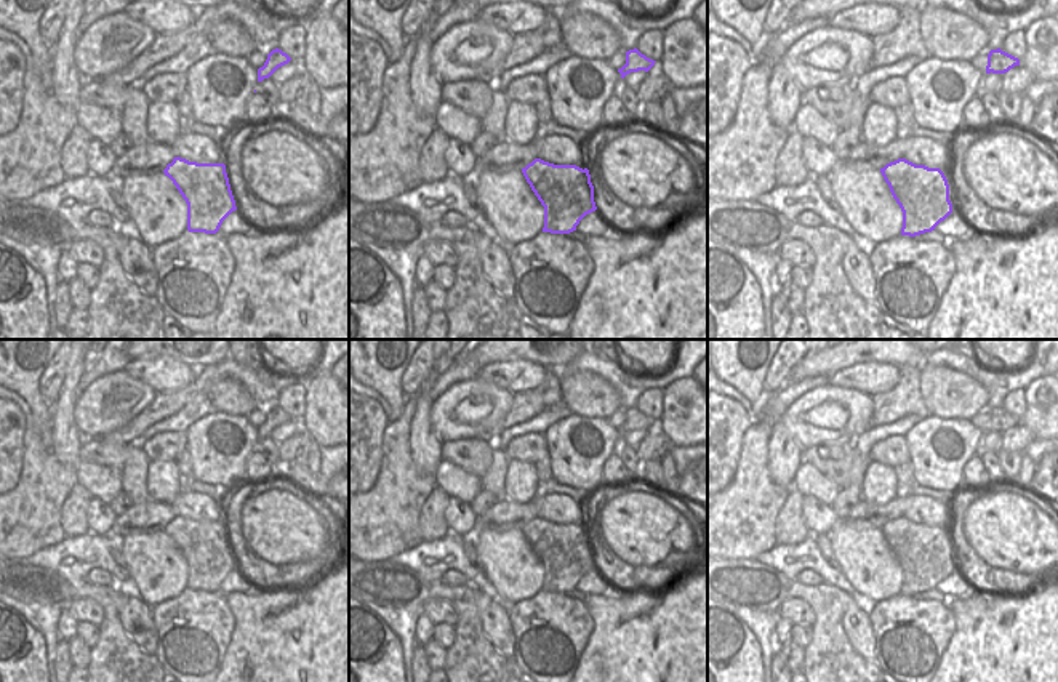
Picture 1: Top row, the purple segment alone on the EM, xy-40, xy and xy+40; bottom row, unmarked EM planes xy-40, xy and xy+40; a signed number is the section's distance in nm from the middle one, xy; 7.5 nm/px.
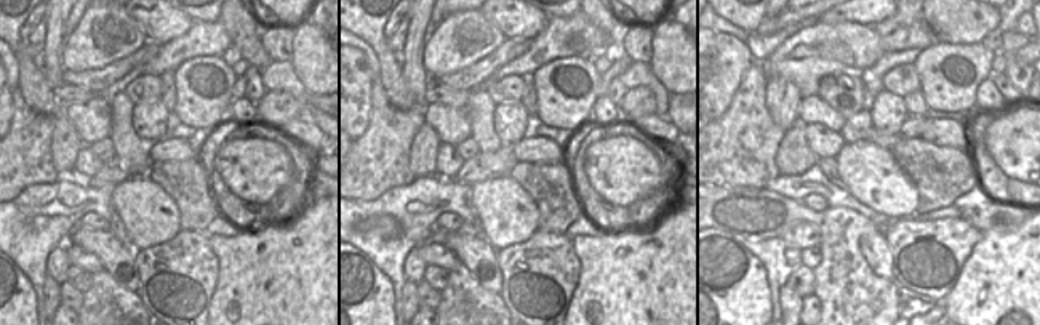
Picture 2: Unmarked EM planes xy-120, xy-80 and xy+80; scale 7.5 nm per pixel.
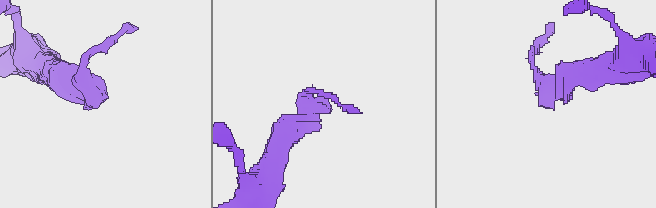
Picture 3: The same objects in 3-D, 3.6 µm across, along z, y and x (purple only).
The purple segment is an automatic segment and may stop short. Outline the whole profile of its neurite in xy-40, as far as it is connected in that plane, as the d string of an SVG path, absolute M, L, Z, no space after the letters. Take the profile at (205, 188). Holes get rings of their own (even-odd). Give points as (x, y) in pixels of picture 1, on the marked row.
M174 157L163 171L120 179L133 235L154 248L186 231L216 234L237 210L224 163Z

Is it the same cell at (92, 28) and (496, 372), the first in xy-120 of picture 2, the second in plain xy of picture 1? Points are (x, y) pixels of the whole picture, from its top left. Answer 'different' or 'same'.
different

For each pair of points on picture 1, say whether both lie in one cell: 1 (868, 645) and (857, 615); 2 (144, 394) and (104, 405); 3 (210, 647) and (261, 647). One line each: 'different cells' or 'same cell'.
1: same cell
2: same cell
3: different cells

